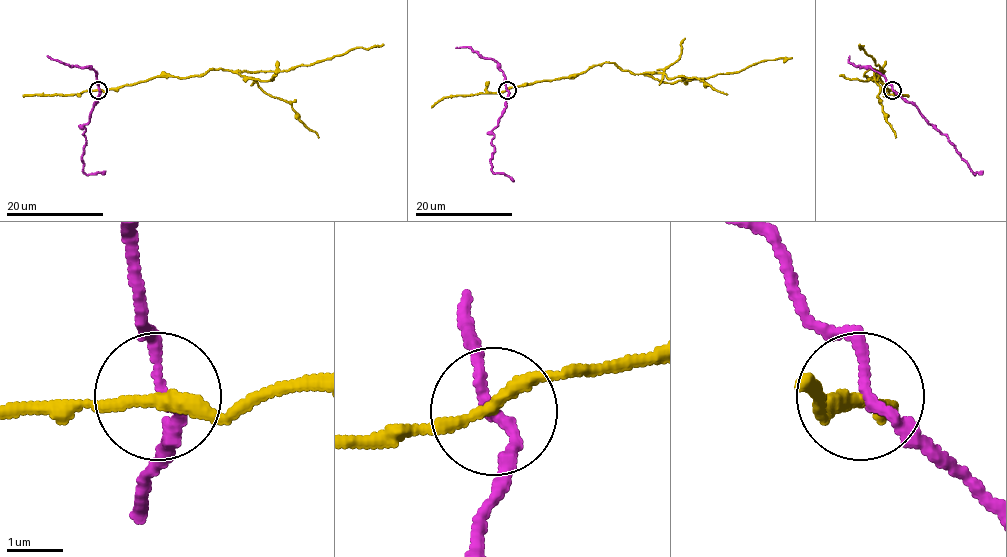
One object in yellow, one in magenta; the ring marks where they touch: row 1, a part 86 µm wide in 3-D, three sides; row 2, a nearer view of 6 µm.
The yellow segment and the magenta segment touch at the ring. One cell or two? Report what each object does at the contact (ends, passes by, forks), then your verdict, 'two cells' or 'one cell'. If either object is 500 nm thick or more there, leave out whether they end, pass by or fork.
yellow passes by; magenta passes by; two cells

